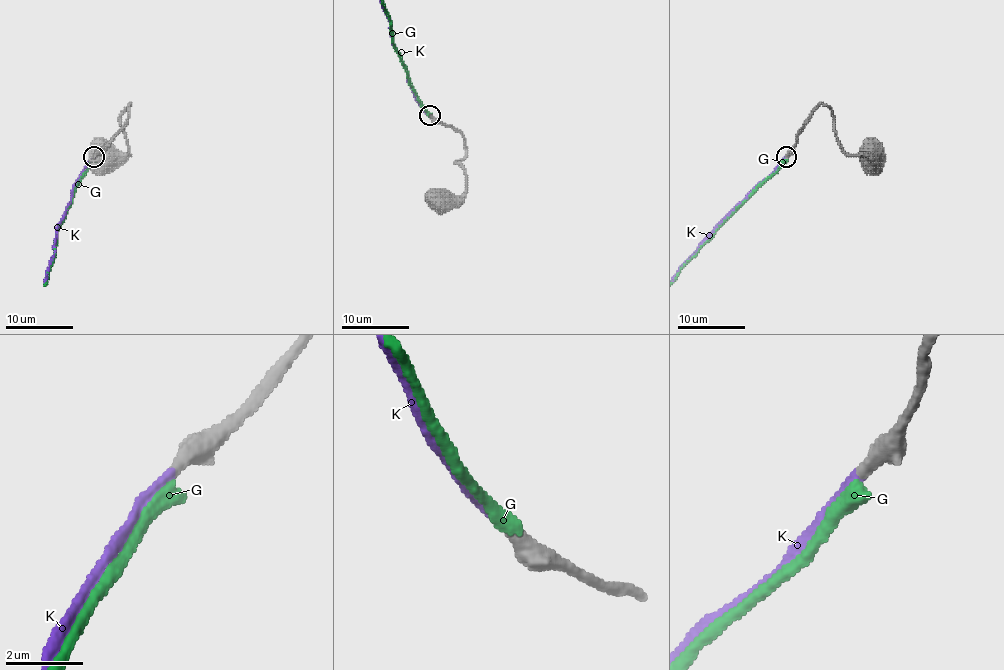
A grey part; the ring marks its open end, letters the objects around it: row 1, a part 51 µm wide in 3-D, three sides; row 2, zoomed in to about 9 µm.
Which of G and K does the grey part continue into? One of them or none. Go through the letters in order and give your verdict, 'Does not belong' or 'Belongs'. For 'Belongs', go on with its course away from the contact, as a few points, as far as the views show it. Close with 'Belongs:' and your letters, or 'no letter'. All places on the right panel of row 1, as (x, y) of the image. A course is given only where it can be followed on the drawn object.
G: Does not belong
K: Belongs
Belongs: K

